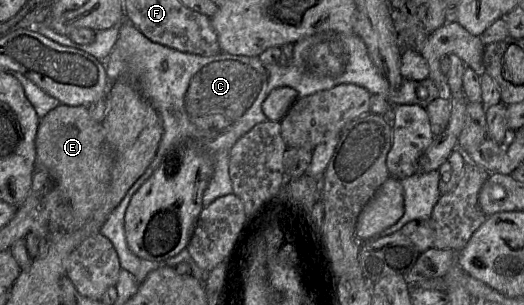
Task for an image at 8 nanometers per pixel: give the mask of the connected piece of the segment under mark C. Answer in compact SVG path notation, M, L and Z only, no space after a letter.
M128 20L119 25L119 37L108 57L106 73L111 82L121 74L134 76L142 95L158 111L163 134L151 164L130 187L119 205L111 212L99 233L113 244L121 269L135 276L142 283L149 273L160 267L173 267L189 263L192 275L203 281L206 272L191 259L186 249L178 255L163 261L141 260L131 252L125 236L125 213L132 196L151 177L165 156L186 143L195 145L209 155L213 164L213 175L203 194L202 203L206 207L216 199L233 194L229 175L229 154L240 137L256 124L267 120L262 111L262 103L275 88L293 88L299 98L319 91L329 90L340 84L355 84L367 89L370 94L387 97L392 106L419 105L426 107L437 98L450 100L449 87L439 88L427 78L423 81L403 80L400 87L392 89L373 64L362 39L353 34L336 31L323 31L294 43L292 59L286 66L265 64L259 56L249 57L220 52L214 56L201 56L182 52L153 42Z

